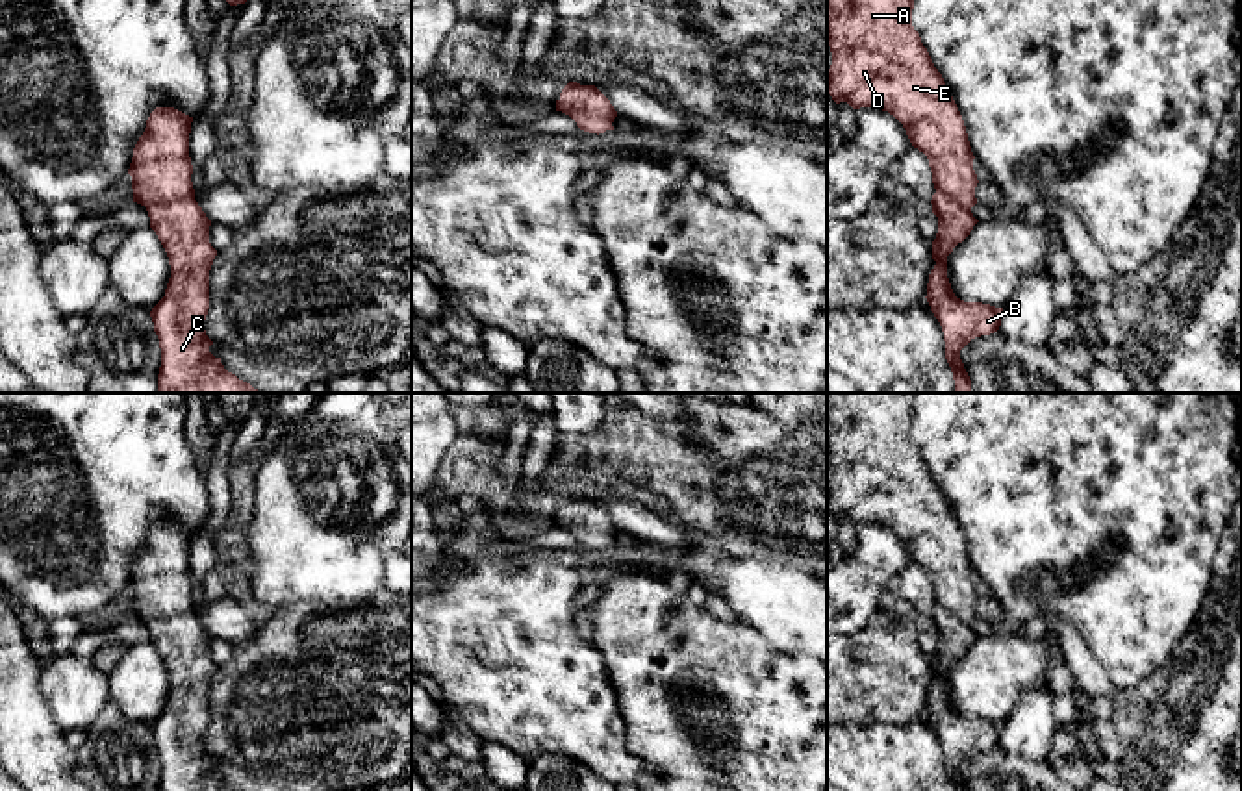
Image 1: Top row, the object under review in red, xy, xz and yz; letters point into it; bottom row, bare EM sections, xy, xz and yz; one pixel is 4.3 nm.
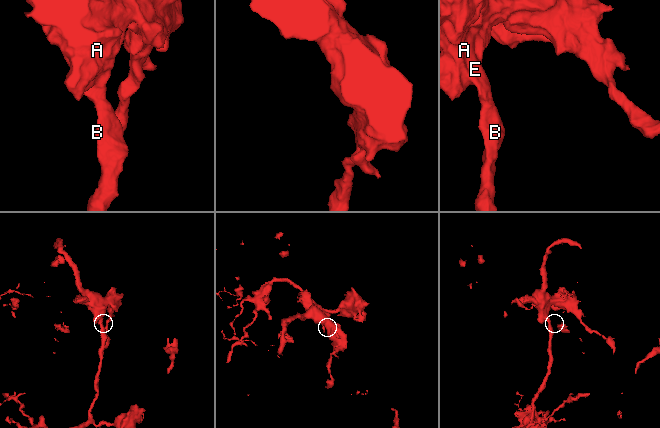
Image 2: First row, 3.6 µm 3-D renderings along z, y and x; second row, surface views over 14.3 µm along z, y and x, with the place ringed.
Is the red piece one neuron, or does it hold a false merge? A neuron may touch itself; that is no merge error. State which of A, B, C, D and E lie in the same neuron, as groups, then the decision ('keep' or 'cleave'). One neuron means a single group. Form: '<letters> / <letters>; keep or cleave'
A B C D E; keep

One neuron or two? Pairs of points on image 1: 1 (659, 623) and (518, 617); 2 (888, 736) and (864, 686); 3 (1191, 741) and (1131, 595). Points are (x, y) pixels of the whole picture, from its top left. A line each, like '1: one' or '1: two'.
1: two
2: two
3: two

